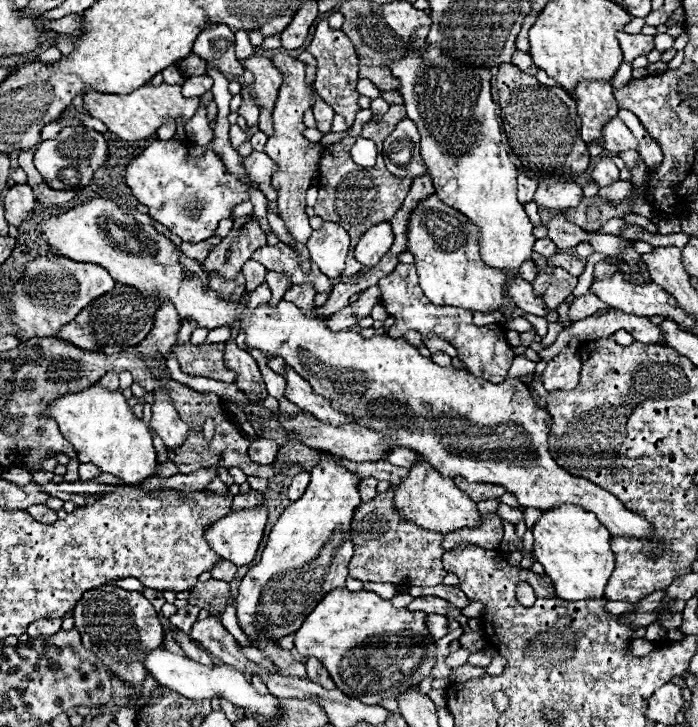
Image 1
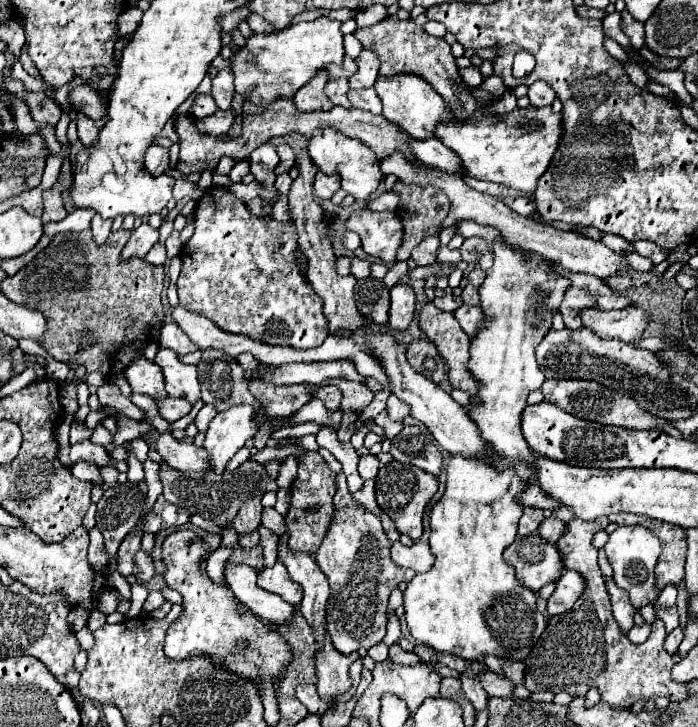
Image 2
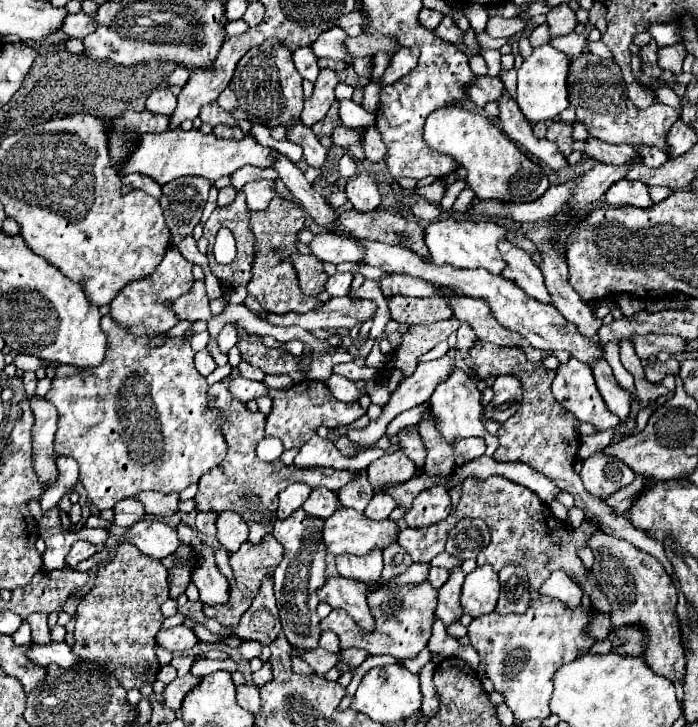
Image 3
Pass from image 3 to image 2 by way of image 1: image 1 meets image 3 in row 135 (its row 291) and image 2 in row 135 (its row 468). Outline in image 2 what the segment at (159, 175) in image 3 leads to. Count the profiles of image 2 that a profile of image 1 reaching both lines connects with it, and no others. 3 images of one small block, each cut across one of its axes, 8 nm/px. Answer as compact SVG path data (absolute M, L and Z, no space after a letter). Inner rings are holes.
M550 106L544 108L516 108L514 112L506 116L490 116L488 112L478 112L468 122L456 122L454 118L448 124L440 124L436 128L436 138L442 140L444 146L454 150L458 156L462 156L464 172L478 180L490 180L498 182L510 188L516 188L518 192L534 192L538 178L546 172L560 140L562 140L562 114L554 114Z

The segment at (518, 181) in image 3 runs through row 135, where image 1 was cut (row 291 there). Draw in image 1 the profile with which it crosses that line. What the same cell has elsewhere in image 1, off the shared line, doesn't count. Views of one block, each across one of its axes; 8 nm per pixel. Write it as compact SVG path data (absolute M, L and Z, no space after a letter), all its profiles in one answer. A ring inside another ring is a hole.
M436 194L420 200L408 220L408 252L414 254L414 266L424 294L436 306L456 306L472 312L498 310L508 304L508 272L490 268L480 258L474 224L458 210L446 206Z

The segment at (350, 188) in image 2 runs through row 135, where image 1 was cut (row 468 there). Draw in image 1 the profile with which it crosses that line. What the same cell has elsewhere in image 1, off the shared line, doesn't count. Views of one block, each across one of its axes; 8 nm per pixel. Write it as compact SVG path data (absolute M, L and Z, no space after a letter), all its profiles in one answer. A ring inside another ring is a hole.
M322 458L320 464L316 464L310 470L310 484L300 500L290 504L274 528L268 534L266 548L262 552L262 558L256 566L252 566L246 576L240 580L238 588L238 622L242 632L254 642L256 636L266 636L280 640L288 634L294 634L304 618L314 610L314 606L336 588L344 588L344 582L348 578L348 562L352 558L352 540L350 540L350 522L354 510L360 506L360 494L358 494L358 482L352 472L344 470L340 464L334 464L330 458Z

